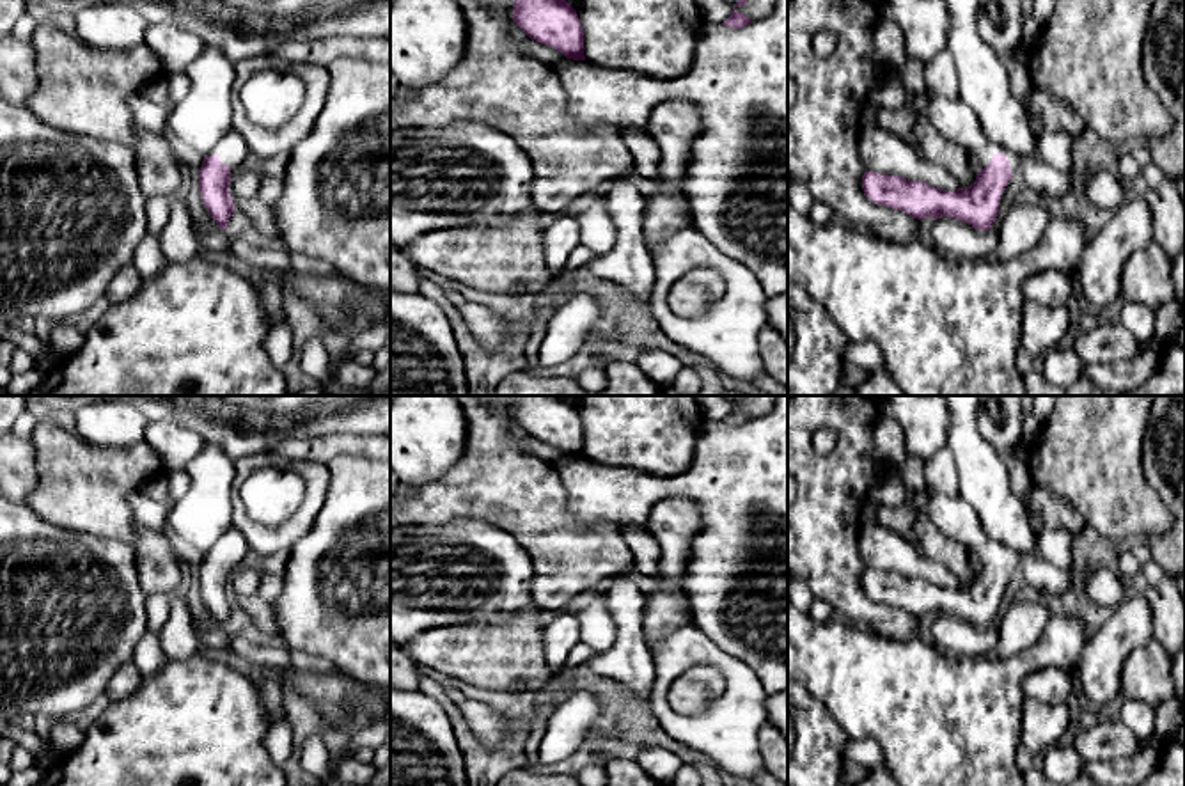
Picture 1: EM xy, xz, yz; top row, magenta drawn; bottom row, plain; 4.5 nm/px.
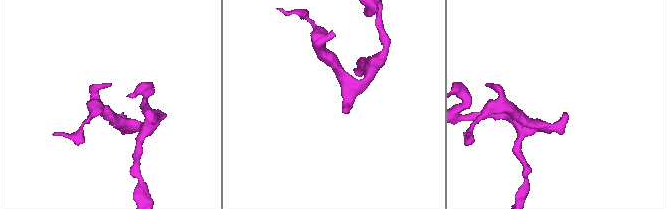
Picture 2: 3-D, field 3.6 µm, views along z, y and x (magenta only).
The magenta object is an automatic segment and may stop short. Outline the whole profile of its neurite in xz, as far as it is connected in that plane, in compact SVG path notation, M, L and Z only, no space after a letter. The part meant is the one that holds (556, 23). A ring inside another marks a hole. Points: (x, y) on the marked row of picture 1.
M514 0L513 21L532 41L552 46L566 59L585 60L582 25L566 0Z

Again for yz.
M931 98L928 119L942 137L976 156L979 167L976 181L969 188L944 192L922 181L866 169L864 195L878 206L905 211L917 220L947 216L977 231L988 231L997 218L1001 193L1009 177L1020 170L1022 158L992 144L983 133L977 114L958 98Z

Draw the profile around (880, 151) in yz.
M864 119L857 138L857 151L864 169L887 176L922 181L944 192L956 192L960 183L937 161L921 156L914 144Z

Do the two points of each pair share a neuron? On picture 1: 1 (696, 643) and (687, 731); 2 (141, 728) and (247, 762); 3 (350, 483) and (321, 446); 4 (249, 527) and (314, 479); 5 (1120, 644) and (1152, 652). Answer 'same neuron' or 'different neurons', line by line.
1: same neuron
2: same neuron
3: different neurons
4: same neuron
5: different neurons

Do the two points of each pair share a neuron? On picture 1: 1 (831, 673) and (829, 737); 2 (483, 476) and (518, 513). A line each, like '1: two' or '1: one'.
1: two
2: one

